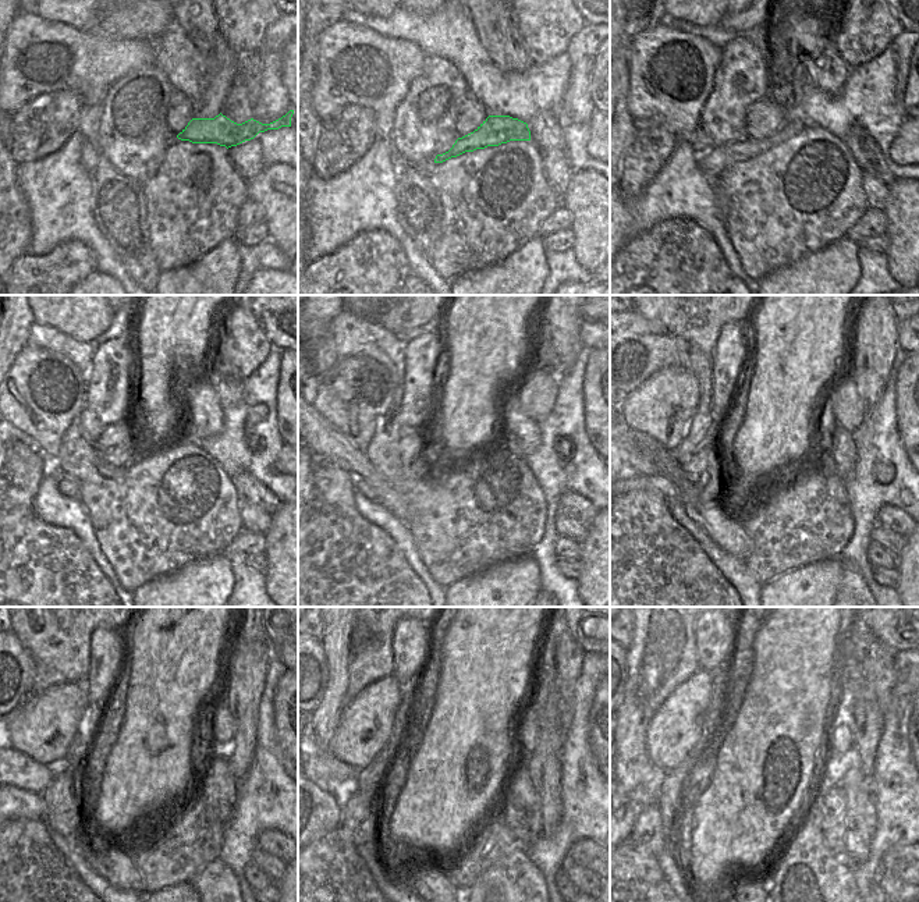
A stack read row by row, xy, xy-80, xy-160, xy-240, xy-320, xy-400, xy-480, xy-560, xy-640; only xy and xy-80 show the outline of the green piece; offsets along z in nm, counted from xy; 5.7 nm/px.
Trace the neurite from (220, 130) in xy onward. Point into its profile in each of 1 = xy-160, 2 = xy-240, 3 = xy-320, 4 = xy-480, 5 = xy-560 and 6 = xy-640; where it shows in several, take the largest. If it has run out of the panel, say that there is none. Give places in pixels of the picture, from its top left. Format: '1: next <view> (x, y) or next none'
1: next xy-160 (716, 160)
2: next xy-240 (67, 486)
3: next xy-320 (362, 487)
4: next xy-480 (14, 803)
5: next xy-560 (326, 812)
6: next xy-640 (638, 809)

